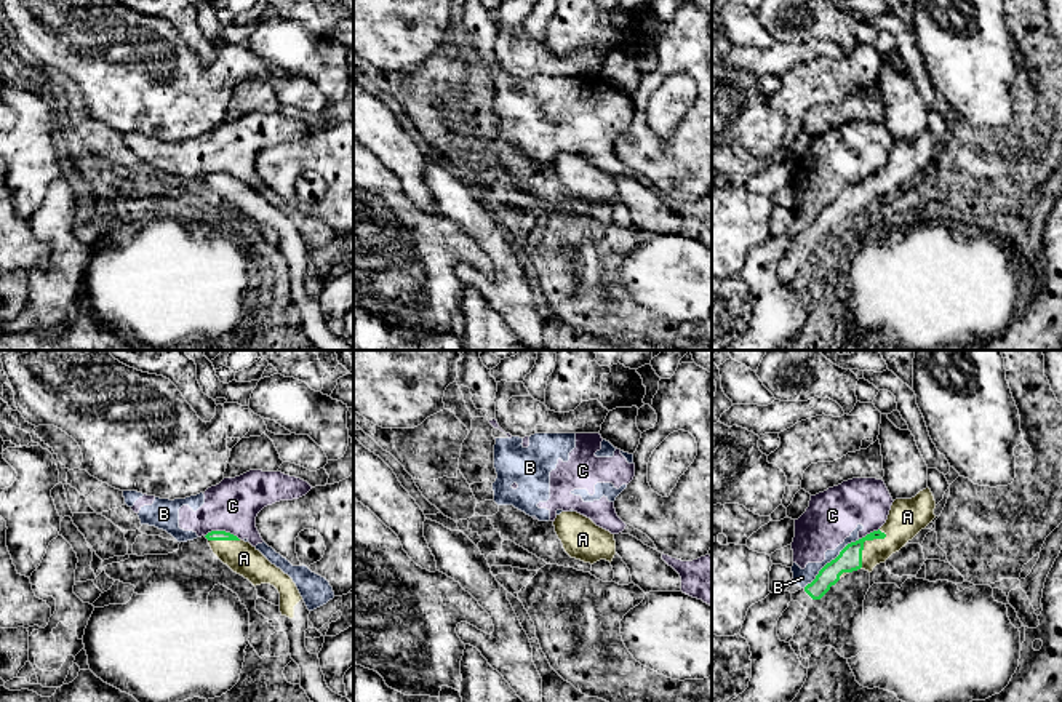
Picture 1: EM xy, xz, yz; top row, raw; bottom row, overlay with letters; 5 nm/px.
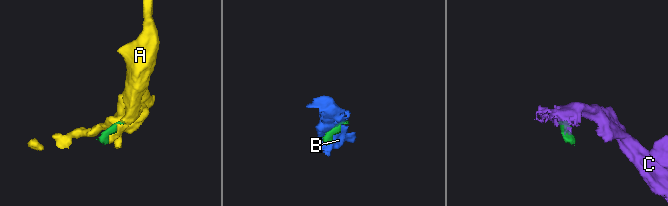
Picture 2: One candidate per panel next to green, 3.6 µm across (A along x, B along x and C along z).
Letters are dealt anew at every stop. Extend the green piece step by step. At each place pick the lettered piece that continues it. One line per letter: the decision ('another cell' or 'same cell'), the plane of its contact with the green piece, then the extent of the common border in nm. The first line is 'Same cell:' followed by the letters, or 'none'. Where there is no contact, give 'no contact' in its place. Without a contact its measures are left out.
Same cell: A
A: same cell; contact in yz; length 220 nm
B: another cell; contact in yz; length 380 nm
C: another cell; contact in xy; length 180 nm

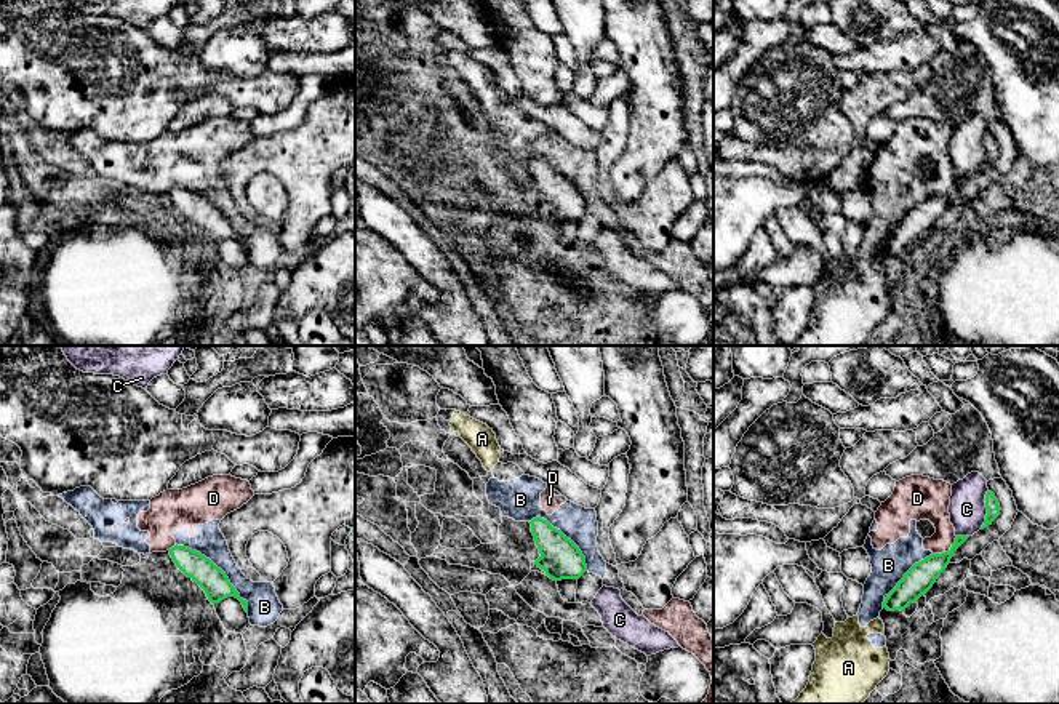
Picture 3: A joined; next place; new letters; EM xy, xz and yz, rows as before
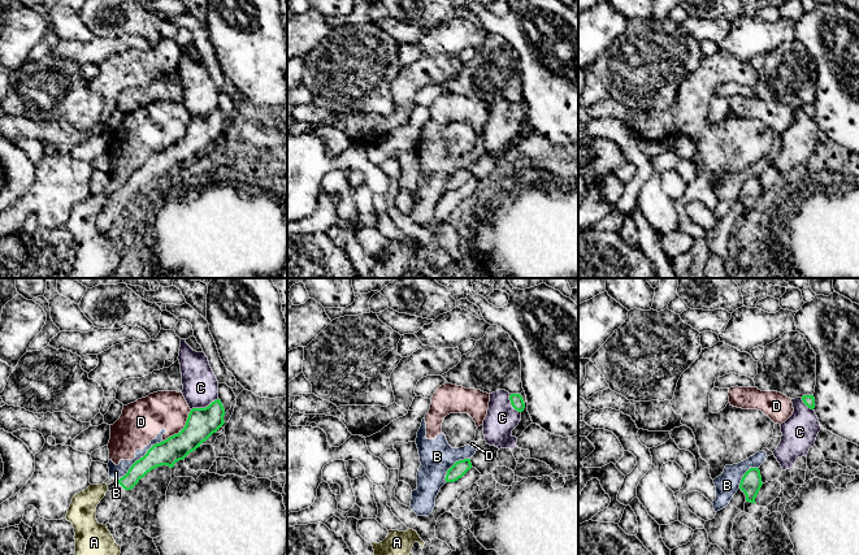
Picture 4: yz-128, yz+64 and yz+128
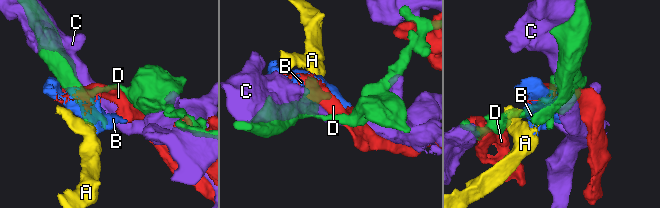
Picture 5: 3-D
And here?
Same cell: none
A: another cell; contact in yz; length 30 nm
B: another cell; contact in xy; length 500 nm
C: another cell; contact in yz; length 200 nm
D: another cell; contact in yz; length 160 nm

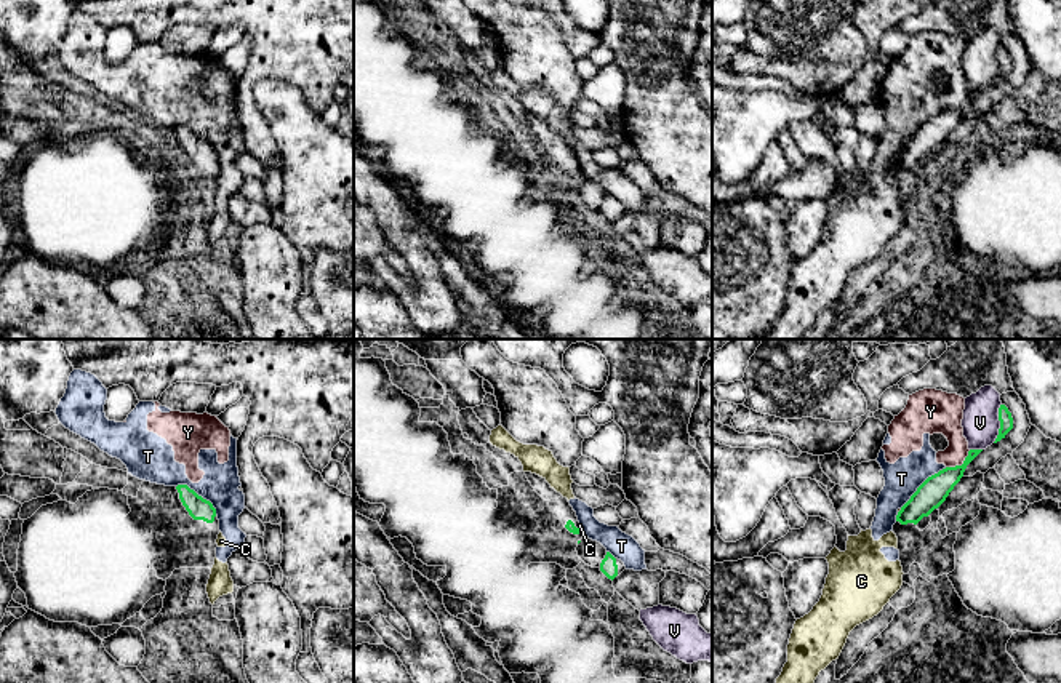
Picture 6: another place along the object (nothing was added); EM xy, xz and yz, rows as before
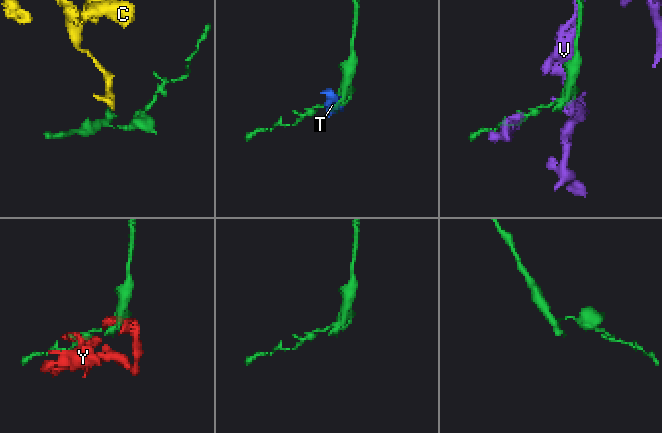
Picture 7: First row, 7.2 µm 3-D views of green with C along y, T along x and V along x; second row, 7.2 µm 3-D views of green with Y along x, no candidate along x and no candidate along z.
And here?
Same cell: none
C: another cell; contact in xz; length 30 nm
T: another cell; contact in yz; length 320 nm
V: another cell; contact in yz; length 200 nm
Y: another cell; contact in yz; length 160 nm

